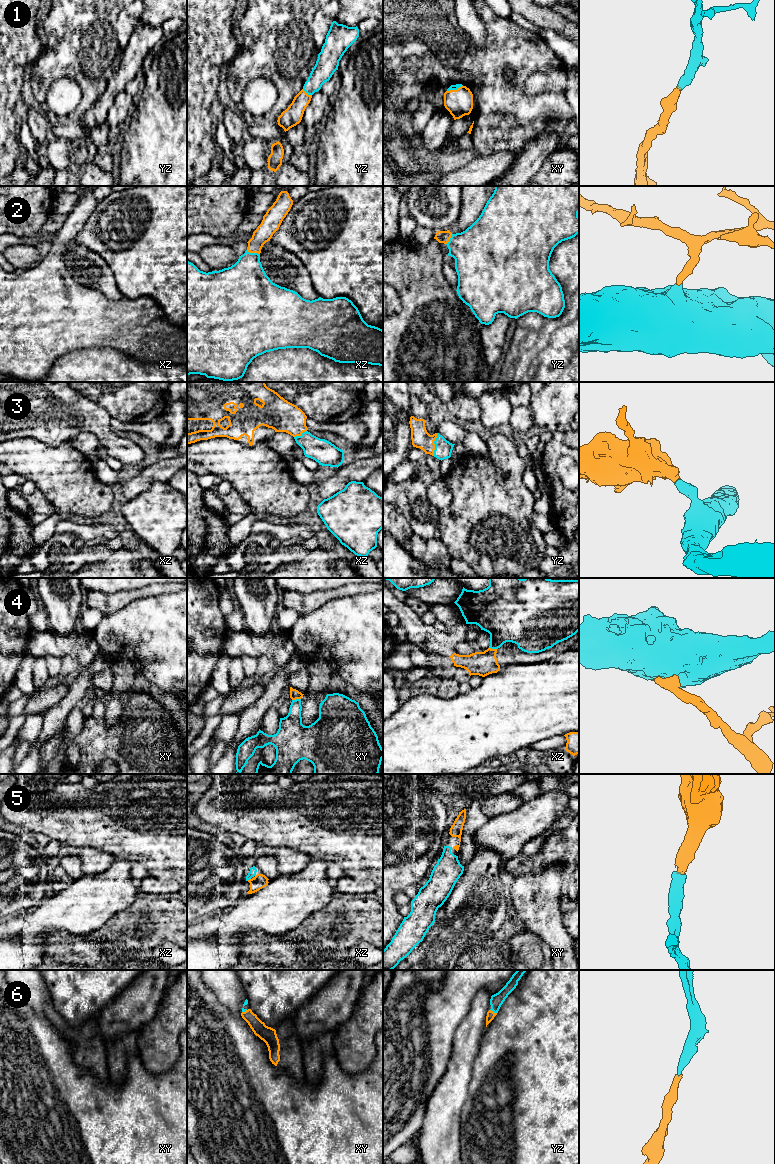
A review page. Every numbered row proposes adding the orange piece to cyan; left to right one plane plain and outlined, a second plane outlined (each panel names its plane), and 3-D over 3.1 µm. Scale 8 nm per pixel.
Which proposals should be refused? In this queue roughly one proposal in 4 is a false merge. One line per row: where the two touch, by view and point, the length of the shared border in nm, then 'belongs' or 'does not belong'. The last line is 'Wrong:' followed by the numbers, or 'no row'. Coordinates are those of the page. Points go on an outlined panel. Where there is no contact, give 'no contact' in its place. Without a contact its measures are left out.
1: contact xy (454, 89); length 140 nm; belongs
2: contact xz (253, 253); length 120 nm; belongs
3: contact yz (434, 443); length 190 nm; belongs
4: contact xy (296, 699); length 70 nm; does not belong
5: contact xz (248, 879); length 40 nm; belongs
6: contact yz (493, 1011); length 70 nm; belongs
Wrong: 4

